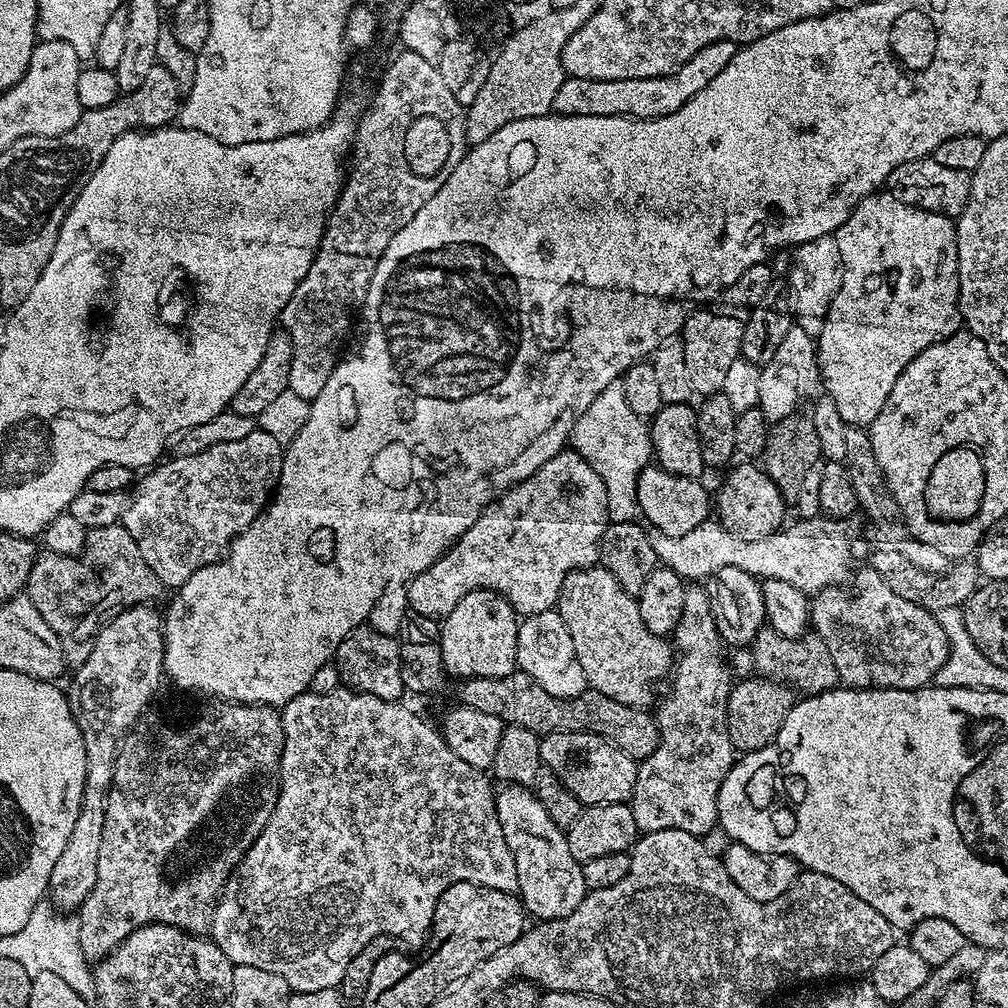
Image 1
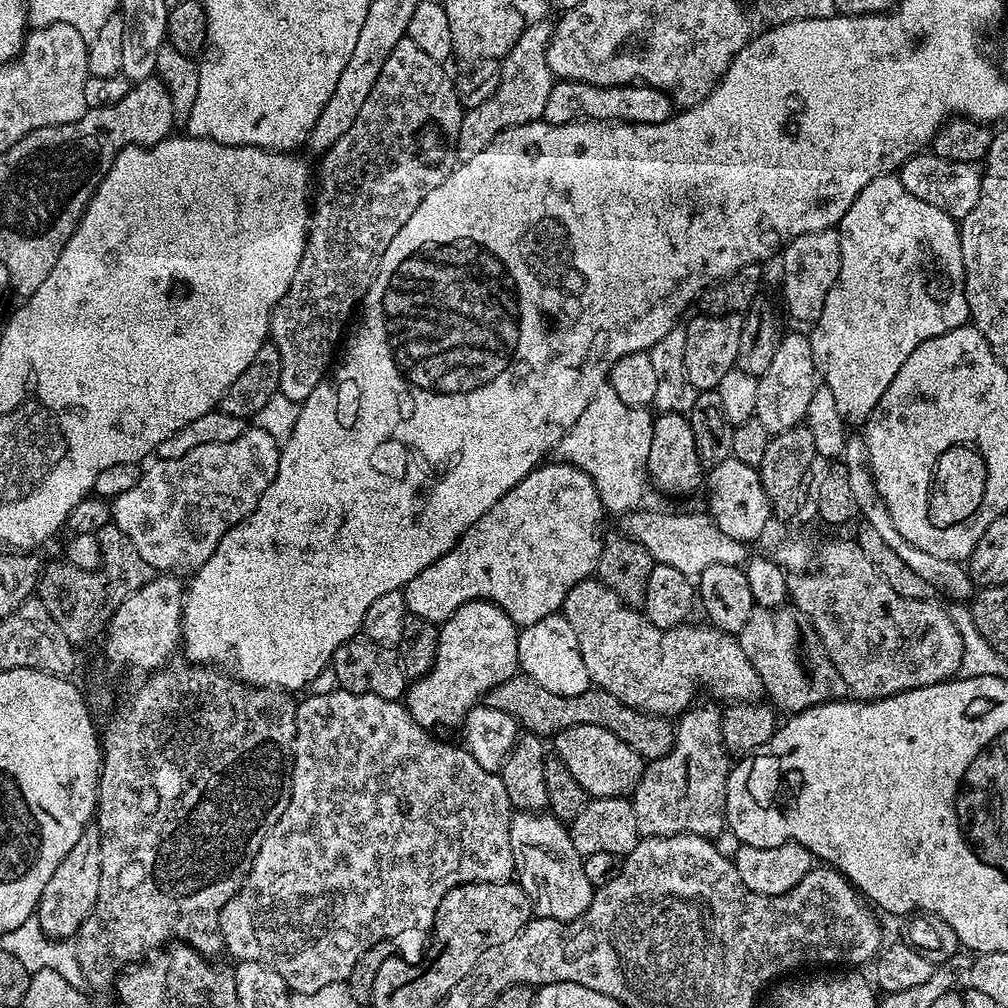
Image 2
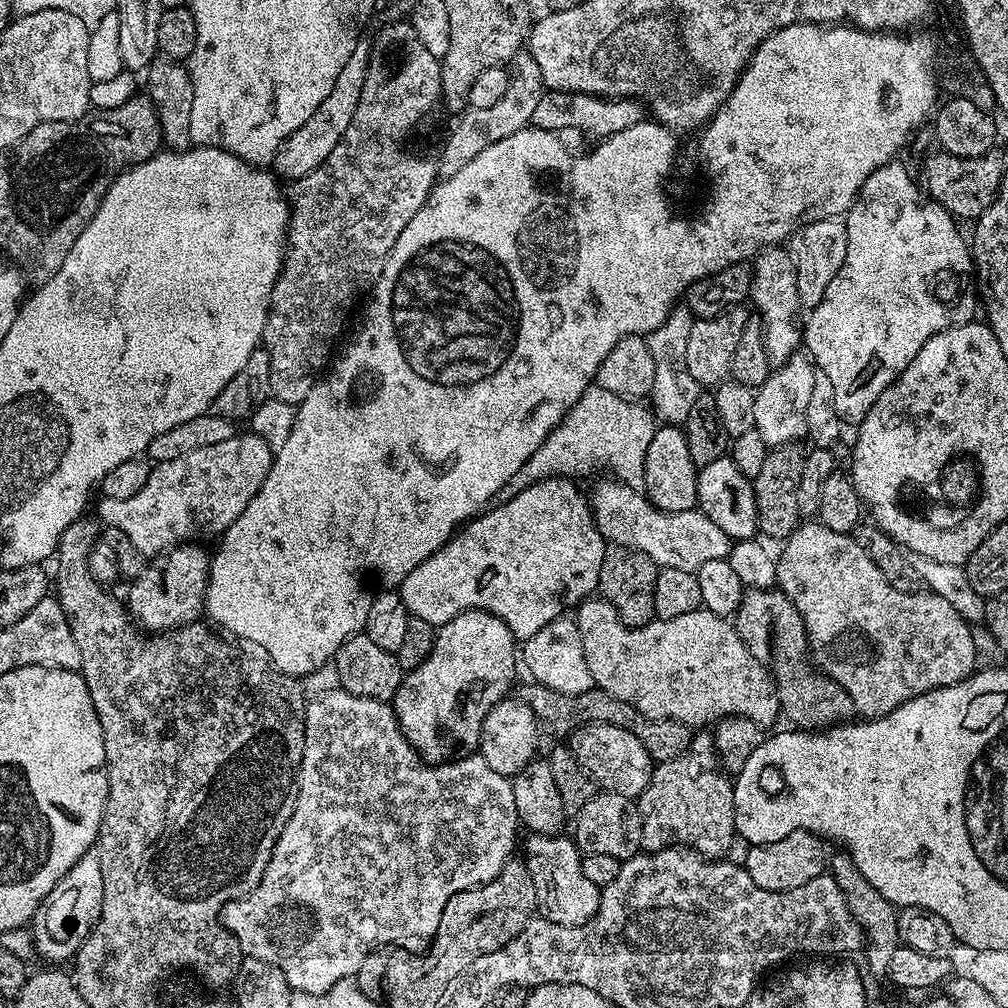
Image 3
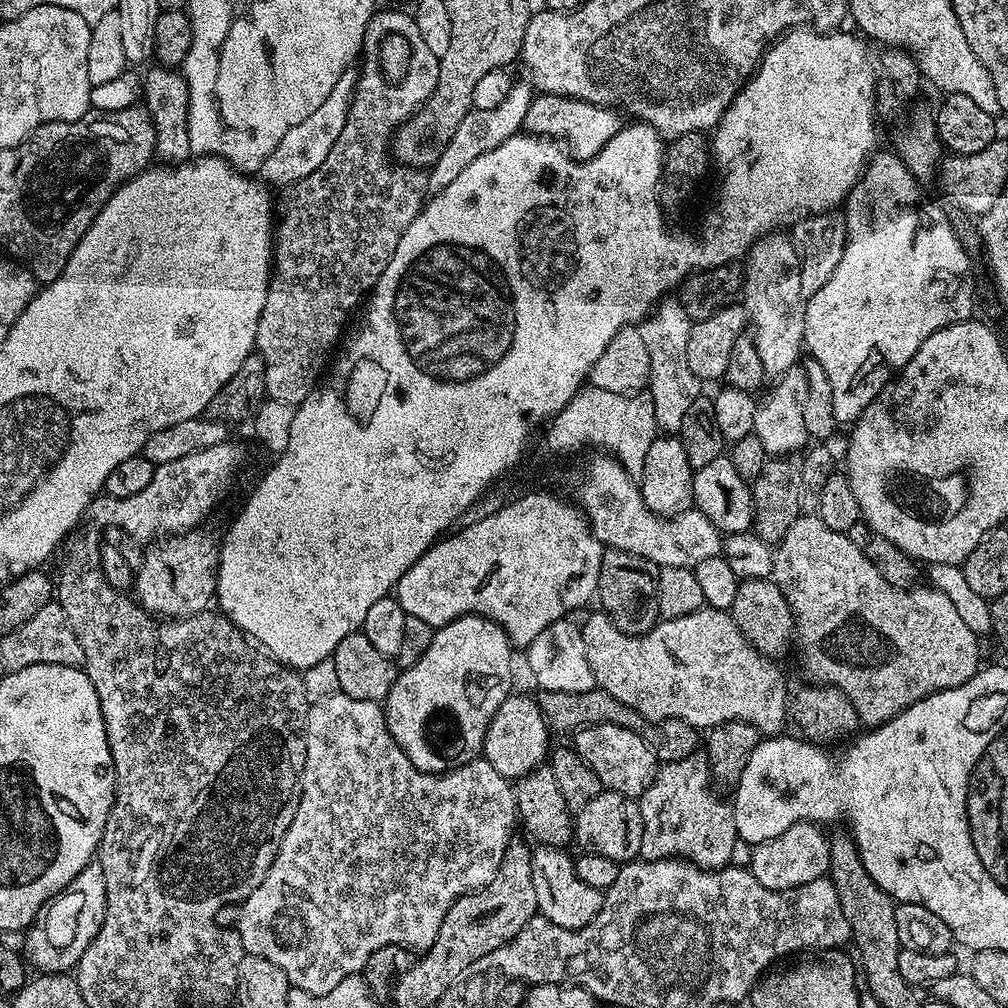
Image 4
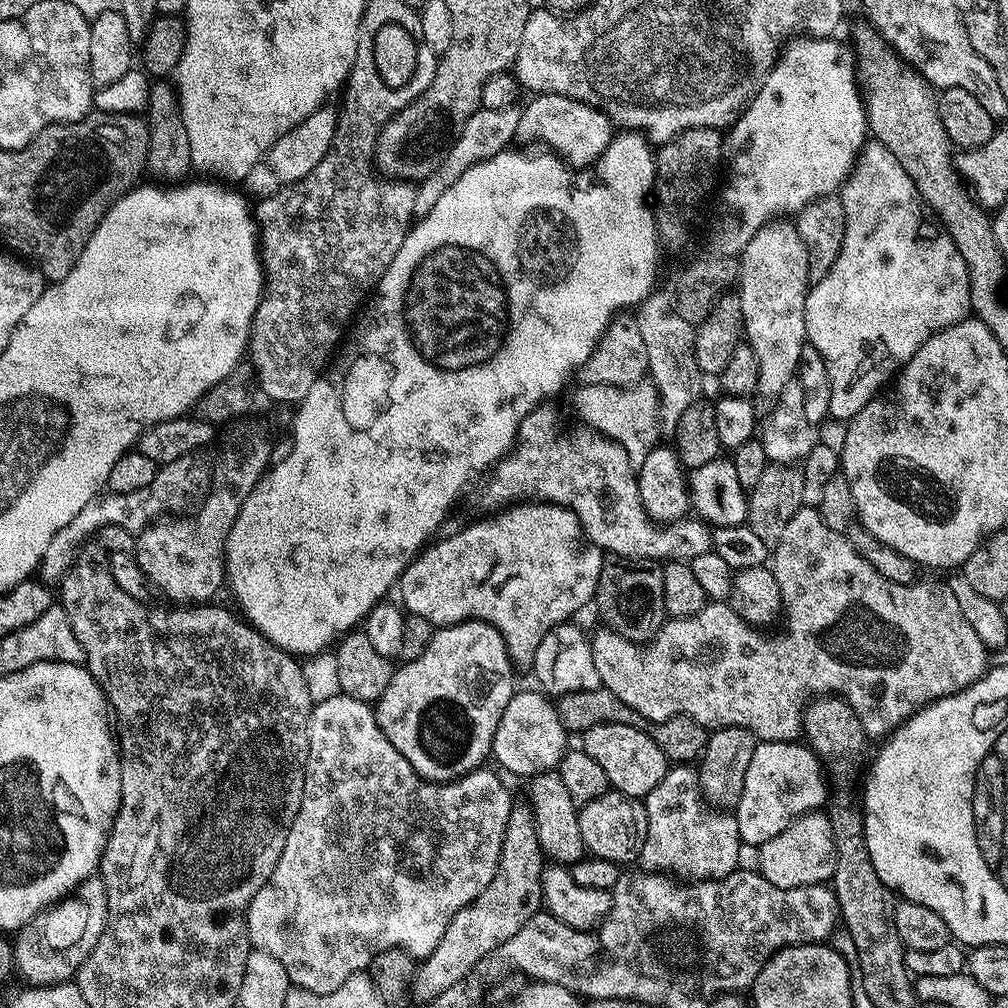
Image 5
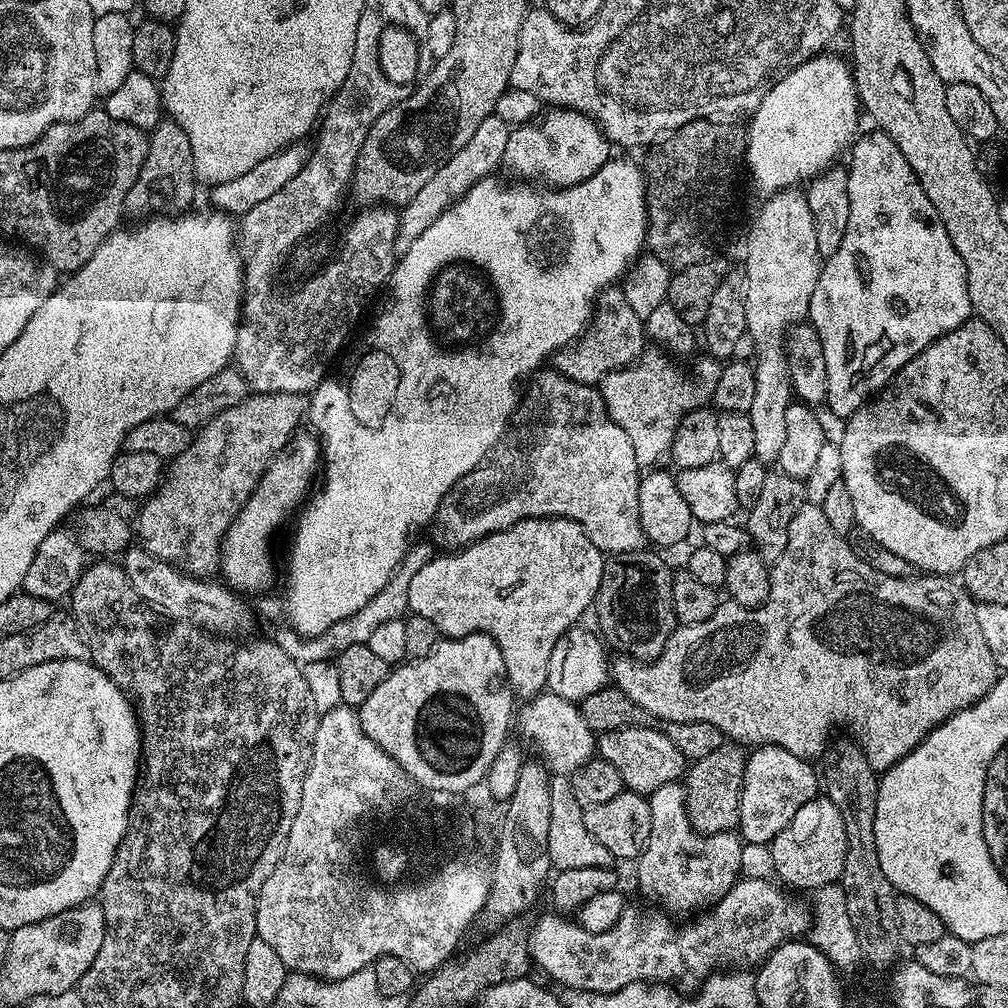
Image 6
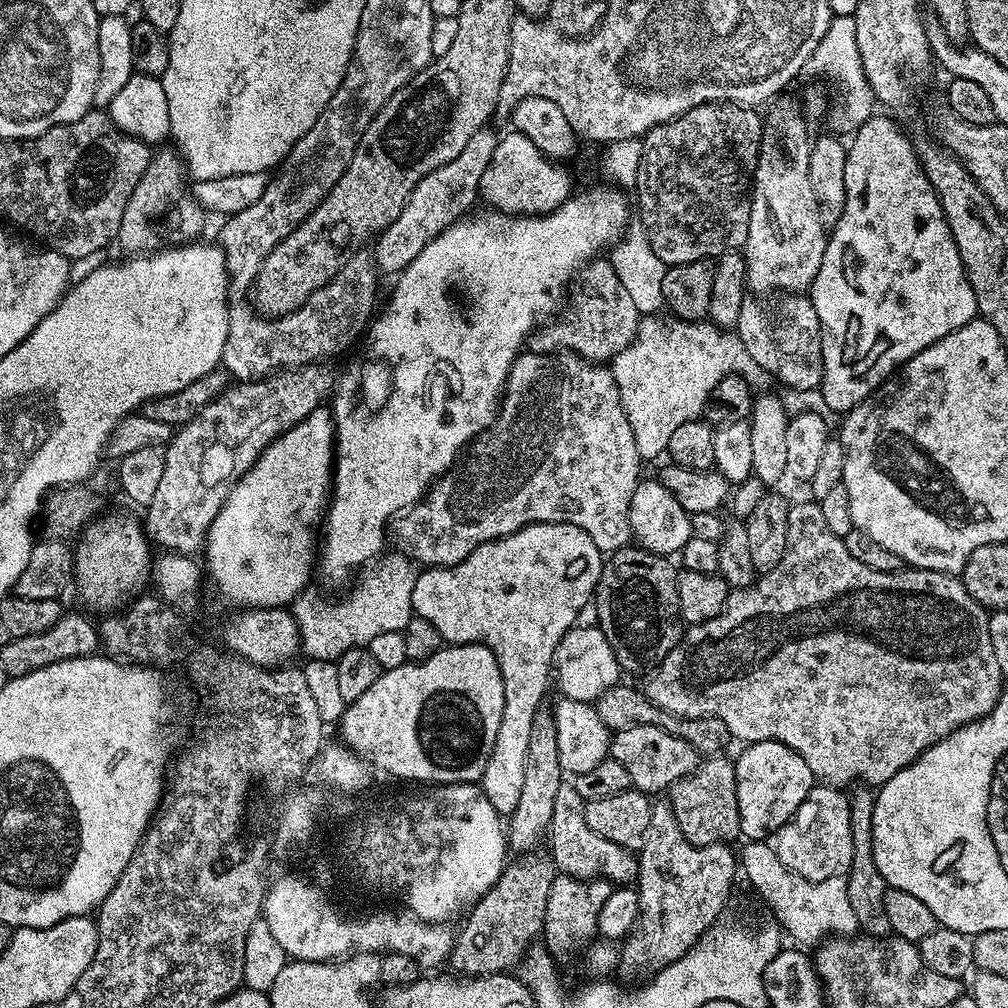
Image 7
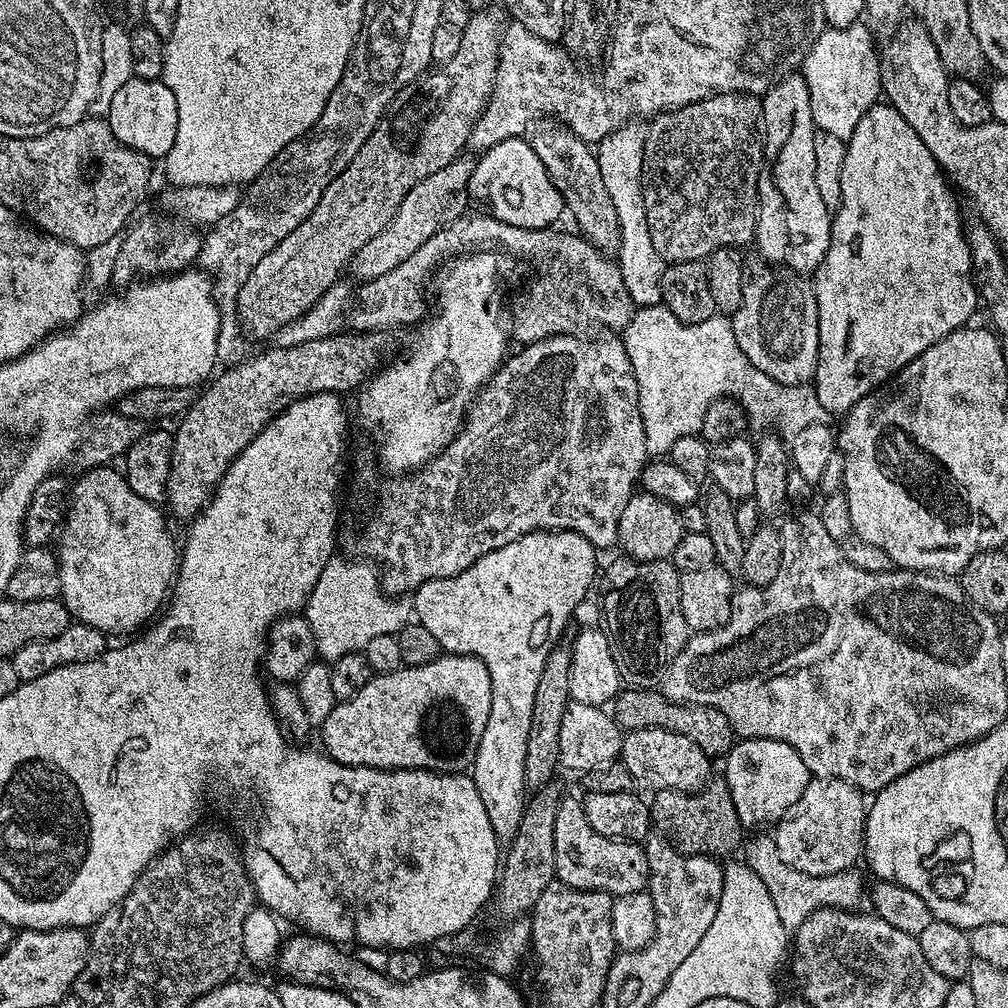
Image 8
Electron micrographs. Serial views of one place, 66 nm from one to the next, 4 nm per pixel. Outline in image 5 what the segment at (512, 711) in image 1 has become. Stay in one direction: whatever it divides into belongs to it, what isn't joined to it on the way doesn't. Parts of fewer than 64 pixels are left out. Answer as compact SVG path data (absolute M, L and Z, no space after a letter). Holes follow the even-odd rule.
M603 686L594 690L578 690L568 692L559 697L558 707L560 720L563 721L569 733L582 734L590 730L590 726L602 726L603 724L625 724L634 726L634 730L642 730L667 754L672 762L696 762L704 755L704 747L708 744L709 729L704 725L694 722L688 716L675 716L669 720L647 720L638 714L638 710L630 710L622 698L610 694Z

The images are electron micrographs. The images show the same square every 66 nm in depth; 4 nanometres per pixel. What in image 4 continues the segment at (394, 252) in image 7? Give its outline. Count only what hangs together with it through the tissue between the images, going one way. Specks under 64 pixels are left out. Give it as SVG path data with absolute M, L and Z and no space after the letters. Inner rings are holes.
M521 78L513 83L507 98L498 102L498 106L494 106L494 110L473 108L468 112L466 118L462 118L458 130L454 130L454 138L450 138L450 142L446 146L446 150L442 150L438 162L431 165L426 176L427 191L435 194L446 190L446 186L450 186L450 182L454 182L454 178L458 178L458 174L462 174L462 170L466 170L466 166L470 166L470 162L474 162L474 158L482 158L482 154L502 146L502 142L517 135L524 127L526 110L532 105L533 99L534 89L531 83L527 79Z

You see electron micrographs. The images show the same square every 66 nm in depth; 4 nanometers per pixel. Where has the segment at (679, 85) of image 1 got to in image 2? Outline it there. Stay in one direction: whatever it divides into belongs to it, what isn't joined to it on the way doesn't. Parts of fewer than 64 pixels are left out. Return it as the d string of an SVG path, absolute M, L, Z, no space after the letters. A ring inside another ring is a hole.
M556 80L546 98L543 119L550 124L574 124L577 122L623 122L625 124L661 124L672 119L674 105L663 88L651 88L649 84L623 84L622 86L590 86L586 82Z

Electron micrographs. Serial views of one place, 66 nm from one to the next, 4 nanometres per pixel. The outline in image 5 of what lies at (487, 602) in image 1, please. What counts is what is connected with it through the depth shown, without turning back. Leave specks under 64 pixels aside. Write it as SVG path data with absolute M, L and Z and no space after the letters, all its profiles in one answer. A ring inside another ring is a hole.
M467 620L461 624L437 627L422 654L413 660L403 661L393 671L390 686L386 686L374 704L376 725L390 746L394 746L394 750L410 762L423 780L438 784L461 780L463 776L485 767L487 760L484 759L492 756L492 743L502 710L506 710L514 691L512 671L514 665L508 657L506 642L494 626L481 620Z

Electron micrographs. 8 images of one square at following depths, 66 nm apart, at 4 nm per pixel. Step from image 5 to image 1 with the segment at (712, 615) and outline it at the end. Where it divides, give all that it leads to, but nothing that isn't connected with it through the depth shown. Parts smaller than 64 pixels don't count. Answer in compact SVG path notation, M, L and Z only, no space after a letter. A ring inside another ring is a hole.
M603 566L575 568L562 582L555 611L566 622L566 630L570 630L574 654L578 654L588 688L631 708L648 706L652 684L663 676L665 679L674 667L674 648L665 637L646 630L637 597L626 594L614 574ZM870 566L857 571L851 577L852 593L844 592L843 587L824 588L815 593L810 600L810 624L815 635L826 642L834 666L838 666L841 681L849 688L893 688L894 690L915 690L931 685L938 670L946 662L948 642L946 631L939 625L935 612L906 602L899 594L894 594L890 586Z

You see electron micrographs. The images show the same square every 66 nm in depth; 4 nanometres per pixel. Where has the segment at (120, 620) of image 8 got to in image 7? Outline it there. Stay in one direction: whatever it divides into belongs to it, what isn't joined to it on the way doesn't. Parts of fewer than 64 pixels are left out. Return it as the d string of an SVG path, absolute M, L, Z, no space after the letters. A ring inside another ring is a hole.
M132 516L100 519L93 519L75 541L74 584L77 589L80 587L81 598L90 607L116 610L121 607L120 600L127 601L133 594L141 591L139 588L143 584L149 583L154 552L148 549L150 541L137 517L136 520ZM131 592L136 593L131 594Z

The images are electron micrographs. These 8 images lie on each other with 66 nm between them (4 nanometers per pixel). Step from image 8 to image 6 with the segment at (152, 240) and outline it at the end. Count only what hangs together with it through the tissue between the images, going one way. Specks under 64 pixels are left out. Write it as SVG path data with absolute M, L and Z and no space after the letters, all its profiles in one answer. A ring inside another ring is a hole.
M161 119L148 136L146 162L142 162L142 170L134 186L130 186L130 194L126 194L125 209L140 216L136 218L144 218L149 214L183 214L193 207L196 187L194 150L190 150L190 138L186 138L186 130L182 130L182 126L178 126L174 119Z

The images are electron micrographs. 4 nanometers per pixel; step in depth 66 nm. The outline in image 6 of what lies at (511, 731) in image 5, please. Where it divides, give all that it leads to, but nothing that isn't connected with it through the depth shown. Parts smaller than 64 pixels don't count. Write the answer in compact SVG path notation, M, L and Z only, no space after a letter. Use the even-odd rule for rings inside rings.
M545 690L539 696L532 697L523 707L524 713L518 716L518 728L520 724L521 734L540 751L539 759L549 773L571 774L593 759L598 748L597 733L592 731L573 701Z

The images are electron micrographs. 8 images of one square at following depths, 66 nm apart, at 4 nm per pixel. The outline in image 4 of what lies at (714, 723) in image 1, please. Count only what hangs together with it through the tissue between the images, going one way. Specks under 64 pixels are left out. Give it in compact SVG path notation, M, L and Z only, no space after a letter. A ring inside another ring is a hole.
M697 754L690 758L682 758L678 762L664 764L659 769L652 785L647 788L638 803L642 810L642 846L640 856L645 860L680 860L705 870L719 870L731 865L731 854L734 849L736 835L736 814L731 803L723 804L712 793L708 775L708 761Z

